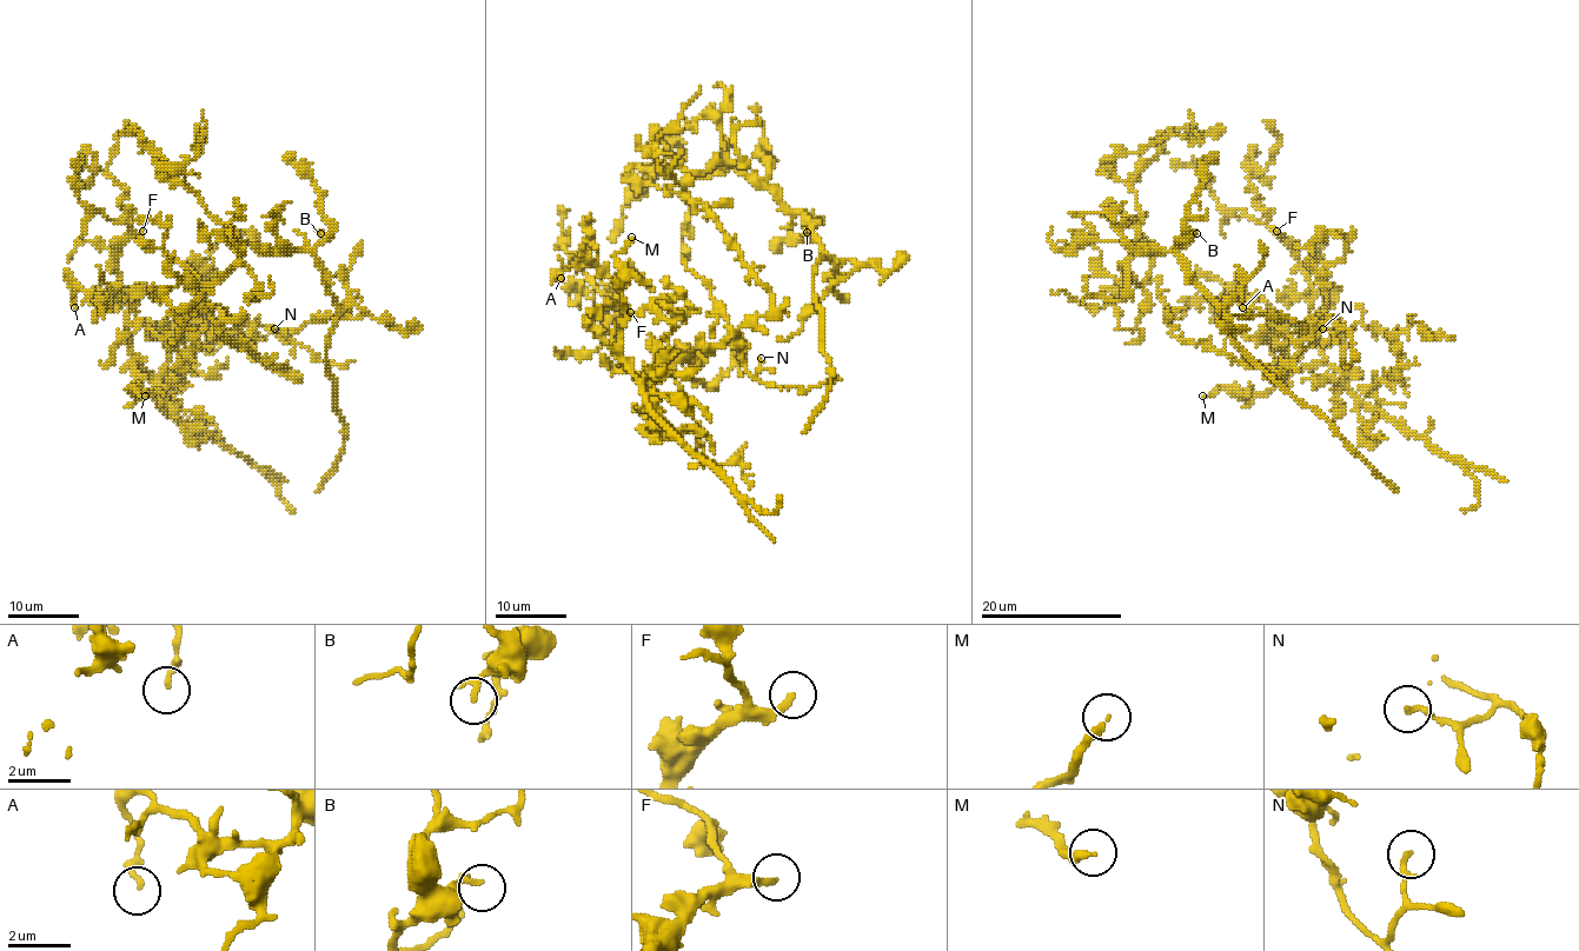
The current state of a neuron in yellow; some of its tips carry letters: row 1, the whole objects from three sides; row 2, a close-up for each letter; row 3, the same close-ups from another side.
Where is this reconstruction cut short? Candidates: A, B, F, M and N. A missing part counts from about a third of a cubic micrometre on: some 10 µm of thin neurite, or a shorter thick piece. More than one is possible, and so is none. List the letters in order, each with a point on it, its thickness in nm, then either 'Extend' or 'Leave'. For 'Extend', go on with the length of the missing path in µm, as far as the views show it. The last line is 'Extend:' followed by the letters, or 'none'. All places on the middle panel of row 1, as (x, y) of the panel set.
A: Place: (561, 278). Thickness 200 nm. Leave
B: Place: (807, 232). Thickness 200 nm. Leave
F: Place: (630, 312). Thickness 220 nm. Extend. Missing length about 30 µm
M: Place: (631, 237). Thickness 220 nm. Extend. Missing length about 20 µm
N: Place: (761, 358). Thickness 180 nm. Leave
Extend: F, M

